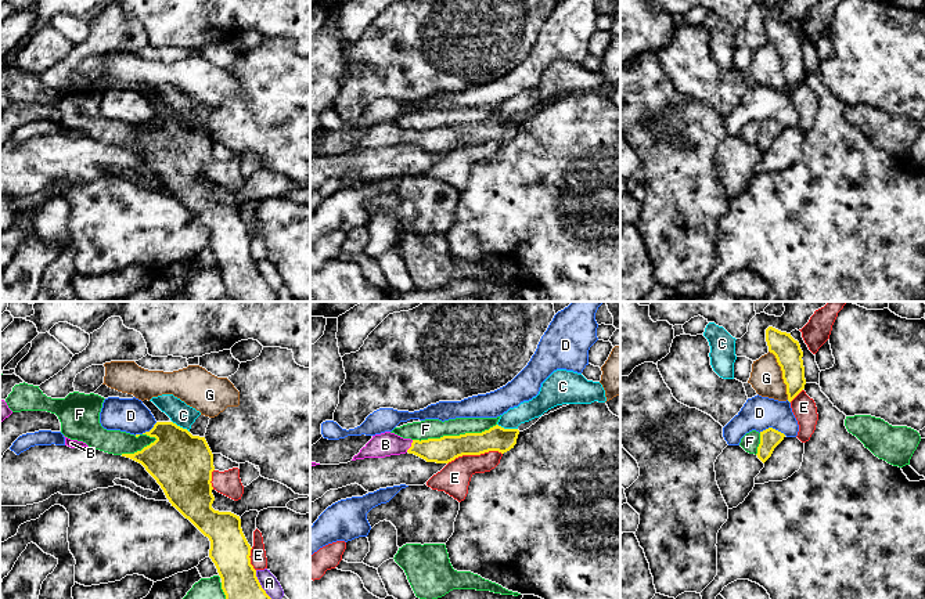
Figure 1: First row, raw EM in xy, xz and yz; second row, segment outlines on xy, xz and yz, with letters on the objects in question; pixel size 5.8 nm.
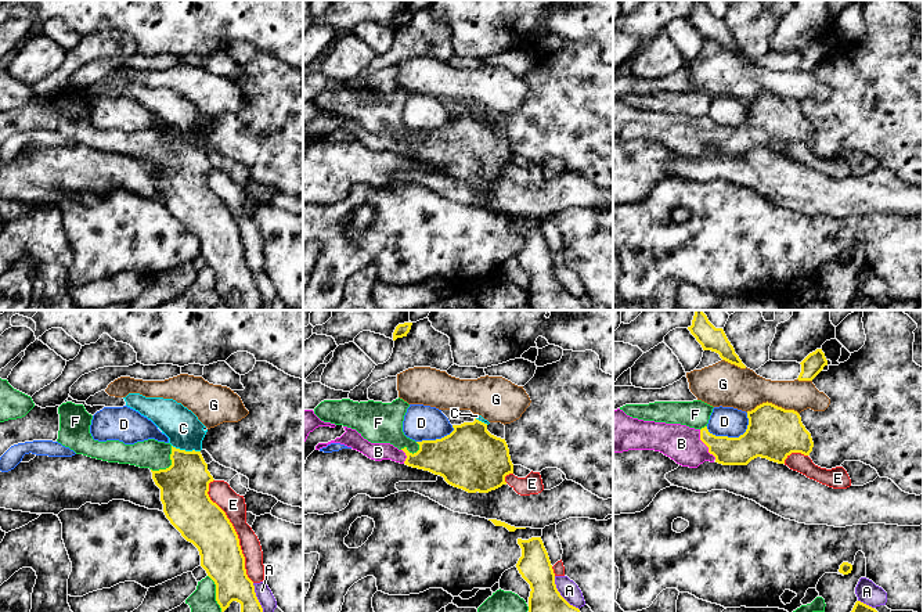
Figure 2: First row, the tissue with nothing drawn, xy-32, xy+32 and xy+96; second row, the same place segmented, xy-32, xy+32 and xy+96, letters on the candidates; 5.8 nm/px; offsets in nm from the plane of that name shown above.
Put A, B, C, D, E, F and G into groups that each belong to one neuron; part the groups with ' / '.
A / B / C / D / E / F / G

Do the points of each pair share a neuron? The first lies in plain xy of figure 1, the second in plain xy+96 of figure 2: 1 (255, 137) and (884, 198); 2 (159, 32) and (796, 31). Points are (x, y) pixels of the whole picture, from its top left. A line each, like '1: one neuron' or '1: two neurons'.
1: two neurons
2: one neuron

